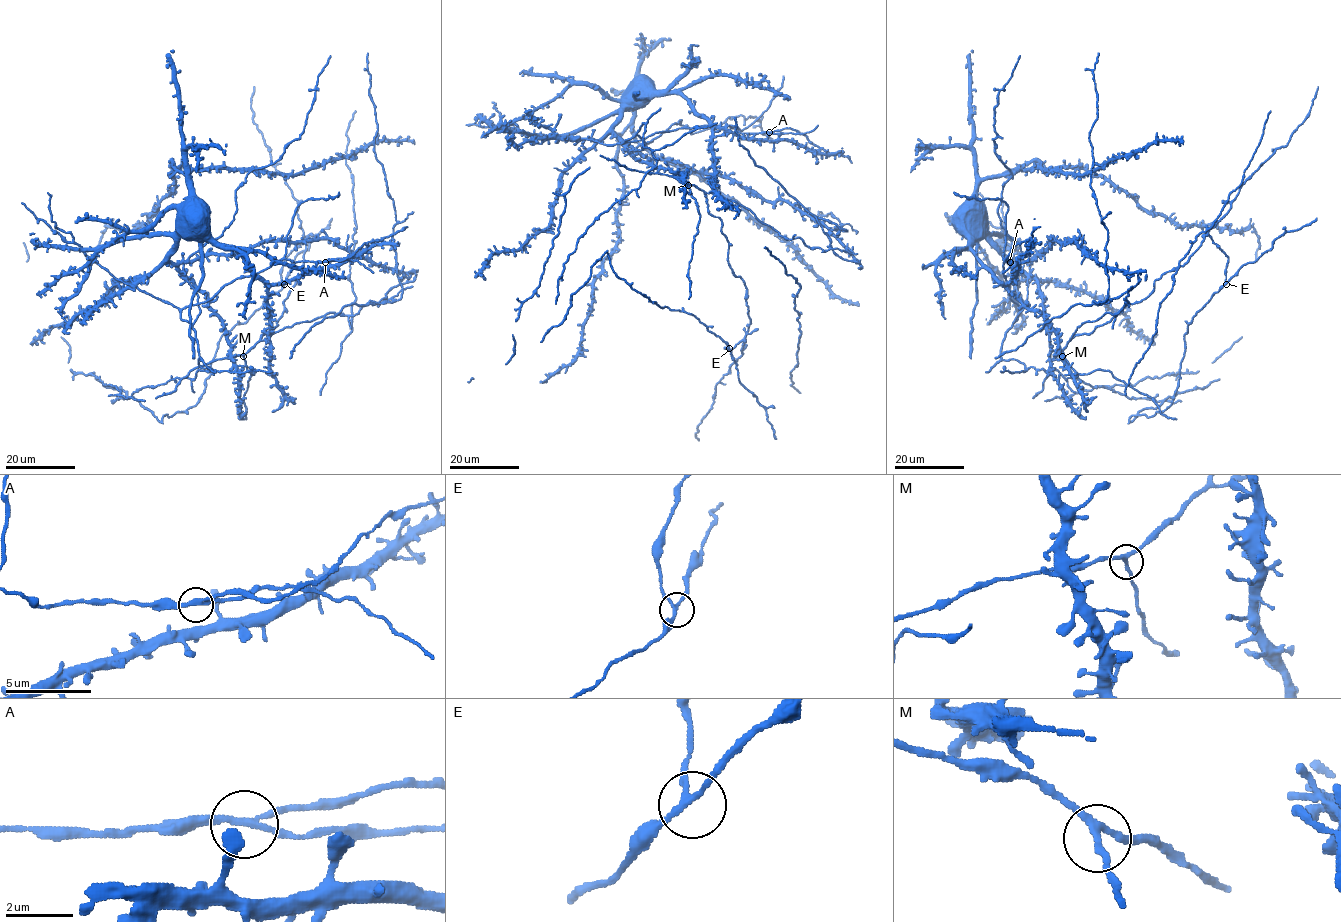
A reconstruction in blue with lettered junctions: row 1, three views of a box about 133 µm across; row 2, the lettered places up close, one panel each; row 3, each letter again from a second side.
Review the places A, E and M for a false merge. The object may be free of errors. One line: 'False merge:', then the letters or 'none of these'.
False merge: A

